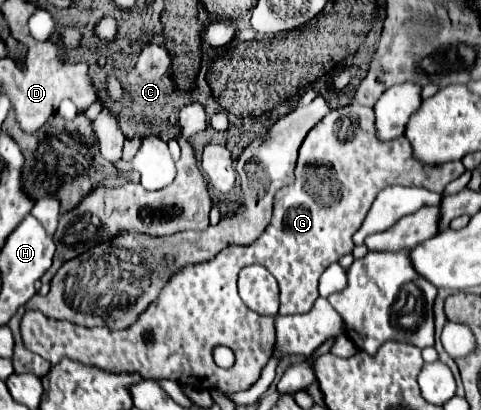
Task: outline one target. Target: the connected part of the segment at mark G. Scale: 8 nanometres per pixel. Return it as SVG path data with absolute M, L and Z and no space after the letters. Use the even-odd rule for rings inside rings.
M349 104L345 108L337 108L329 112L319 124L311 128L303 146L299 150L299 160L295 168L295 182L287 188L281 188L273 206L273 220L249 246L229 246L217 254L217 258L189 266L181 274L171 276L167 286L161 292L161 298L149 306L149 310L127 330L109 330L109 328L81 328L67 320L53 320L37 310L27 310L21 322L21 336L25 346L51 364L57 364L61 358L71 358L87 366L97 366L101 370L121 374L121 372L137 372L143 378L165 378L183 384L185 388L197 390L221 390L221 392L239 392L249 390L261 376L263 366L275 348L275 320L271 316L259 316L251 312L237 294L237 274L243 266L261 264L265 266L279 282L281 288L281 306L279 314L305 314L313 308L319 292L319 276L327 266L335 264L341 256L353 252L351 236L359 230L369 206L377 198L377 194L385 186L403 184L403 186L423 186L441 194L445 186L459 178L465 172L461 160L445 162L439 166L429 166L413 156L411 142L405 136L397 136L393 140L379 140L375 130L375 114L373 108L365 108L361 104ZM225 344L235 352L233 368L217 368L213 362L213 346Z

